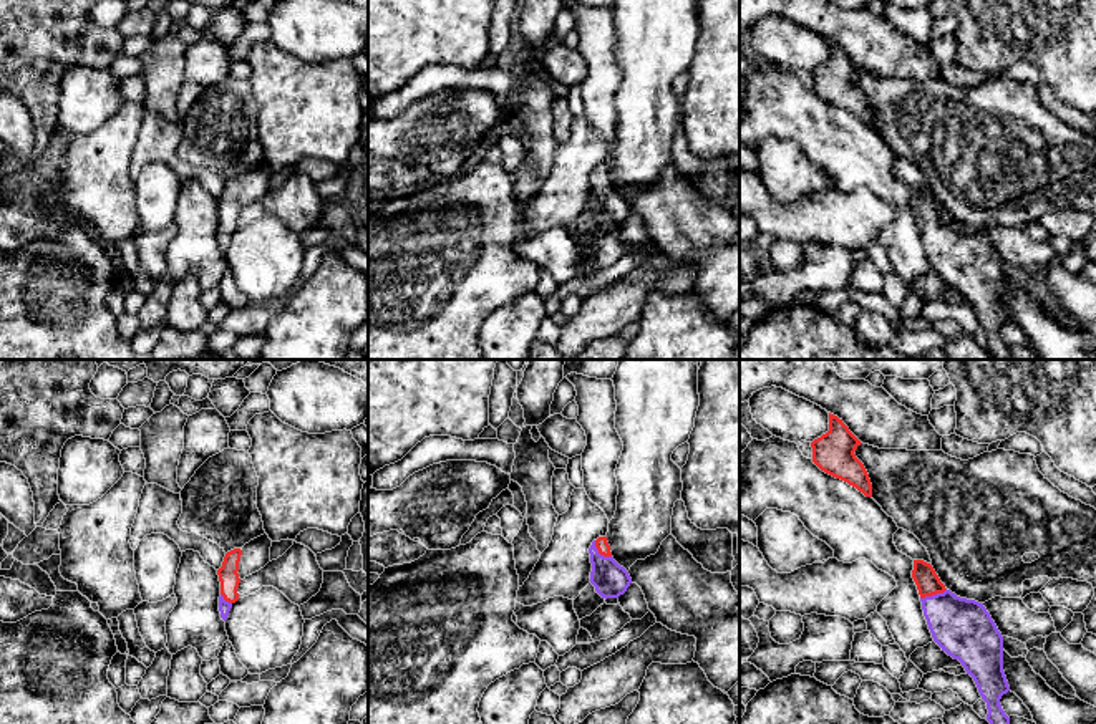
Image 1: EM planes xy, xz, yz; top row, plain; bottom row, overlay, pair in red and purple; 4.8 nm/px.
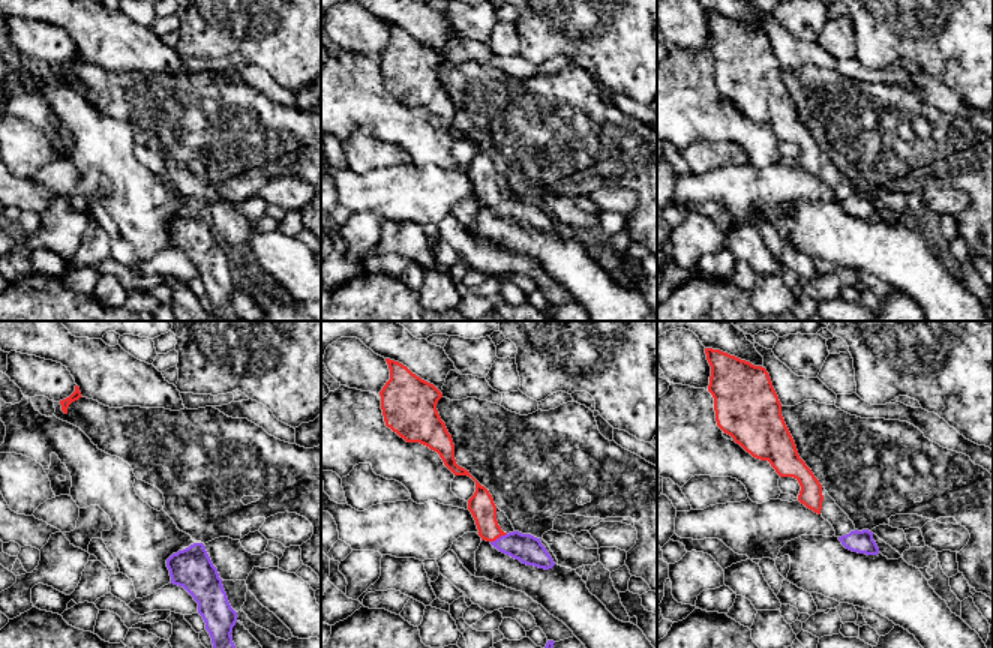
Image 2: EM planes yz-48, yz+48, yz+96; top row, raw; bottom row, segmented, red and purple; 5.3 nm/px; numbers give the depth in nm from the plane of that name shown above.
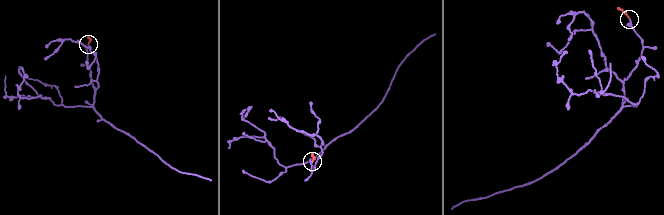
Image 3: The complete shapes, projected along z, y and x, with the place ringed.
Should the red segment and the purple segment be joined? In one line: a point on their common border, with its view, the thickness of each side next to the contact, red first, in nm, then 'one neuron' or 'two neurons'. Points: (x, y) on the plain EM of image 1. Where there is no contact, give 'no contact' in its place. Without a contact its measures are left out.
contact yz (932, 222); calibres 120 and 280 nm; one neuron

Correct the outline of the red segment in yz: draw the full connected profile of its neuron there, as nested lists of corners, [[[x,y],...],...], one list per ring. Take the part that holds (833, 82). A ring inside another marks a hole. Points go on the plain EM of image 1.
[[[829,41],[829,60],[811,71],[812,91],[826,103],[856,116],[866,126],[872,126],[869,103],[854,83],[861,73],[842,48]]]

